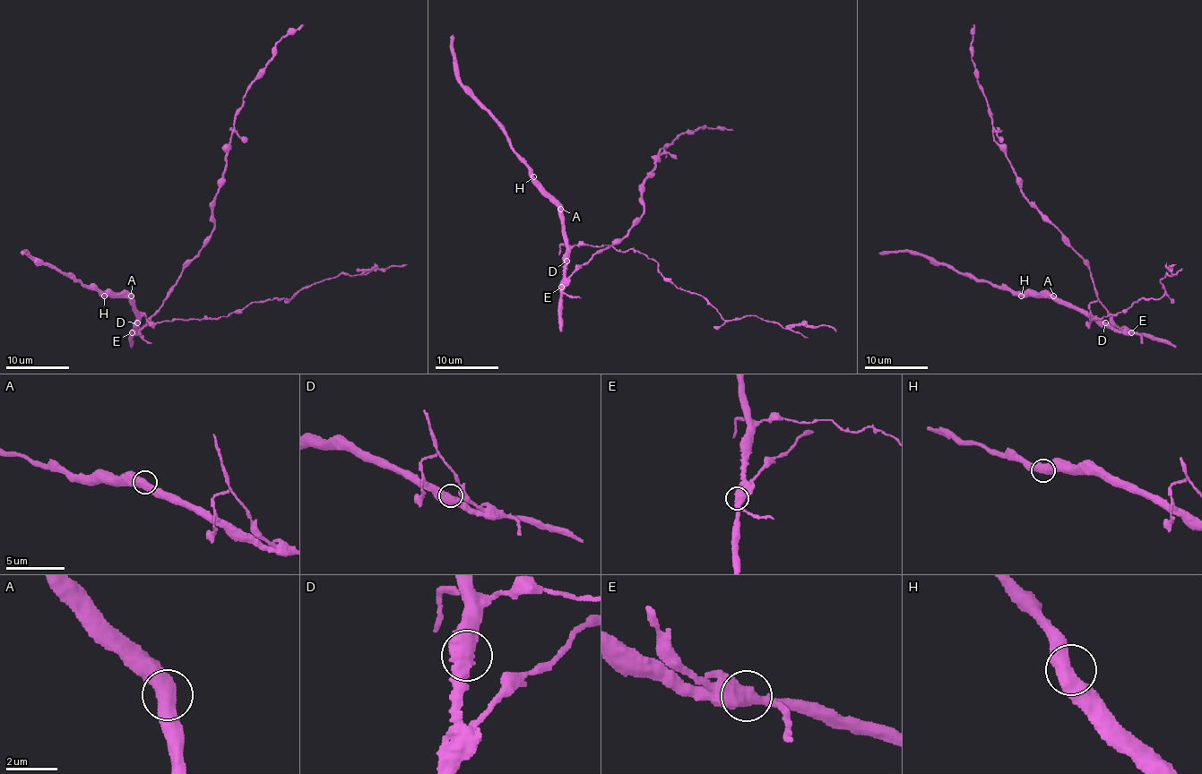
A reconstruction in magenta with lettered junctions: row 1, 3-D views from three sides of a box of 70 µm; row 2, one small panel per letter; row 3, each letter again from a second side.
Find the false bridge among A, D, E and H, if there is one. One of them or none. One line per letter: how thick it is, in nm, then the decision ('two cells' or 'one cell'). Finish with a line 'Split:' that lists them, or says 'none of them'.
A: 550 nm thick; one cell
D: 600 nm thick; one cell
E: 550 nm thick; one cell
H: 550 nm thick; one cell
Split: none of them

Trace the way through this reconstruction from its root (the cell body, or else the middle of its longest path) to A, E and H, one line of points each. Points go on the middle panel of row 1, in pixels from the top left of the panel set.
A: (583, 265), (565, 276), (566, 238), (560, 209)
E: (583, 265), (560, 288)
H: (583, 265), (565, 276), (566, 238), (562, 213), (556, 201), (533, 176)

